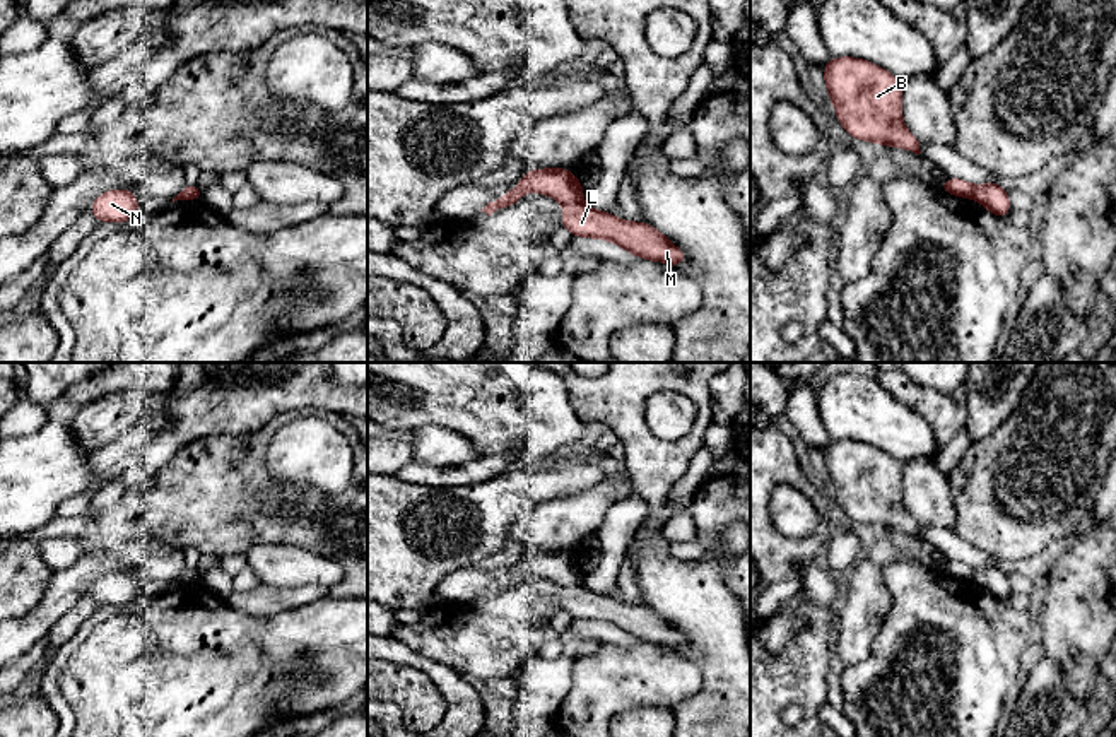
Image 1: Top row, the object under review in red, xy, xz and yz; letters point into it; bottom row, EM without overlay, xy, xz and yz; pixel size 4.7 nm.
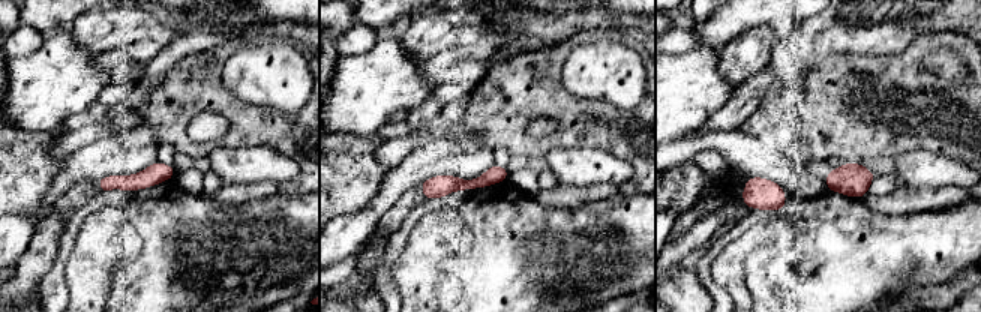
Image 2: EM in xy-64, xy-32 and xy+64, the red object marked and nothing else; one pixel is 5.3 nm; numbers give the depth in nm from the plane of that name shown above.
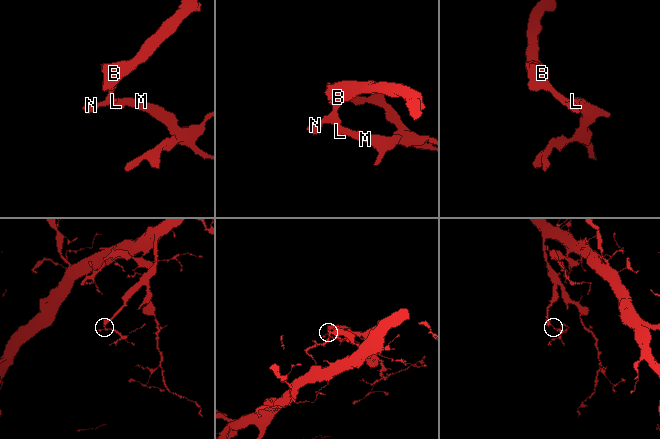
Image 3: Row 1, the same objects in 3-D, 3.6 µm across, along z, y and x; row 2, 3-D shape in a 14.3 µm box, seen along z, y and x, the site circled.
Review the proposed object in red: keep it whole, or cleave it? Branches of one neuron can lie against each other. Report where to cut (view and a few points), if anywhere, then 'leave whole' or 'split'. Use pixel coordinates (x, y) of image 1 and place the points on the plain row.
xz (580, 583), (564, 589) | split

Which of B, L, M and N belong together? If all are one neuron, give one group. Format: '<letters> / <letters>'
B N / L M

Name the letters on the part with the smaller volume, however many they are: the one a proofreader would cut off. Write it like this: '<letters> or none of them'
L, M

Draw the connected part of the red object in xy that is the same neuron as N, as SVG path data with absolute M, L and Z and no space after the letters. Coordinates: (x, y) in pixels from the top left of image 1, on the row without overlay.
M108 573L101 576L89 590L97 605L125 607L140 590L132 573Z

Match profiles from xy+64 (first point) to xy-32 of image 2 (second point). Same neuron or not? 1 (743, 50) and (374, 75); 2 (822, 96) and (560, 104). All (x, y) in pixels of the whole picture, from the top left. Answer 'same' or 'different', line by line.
1: different
2: same

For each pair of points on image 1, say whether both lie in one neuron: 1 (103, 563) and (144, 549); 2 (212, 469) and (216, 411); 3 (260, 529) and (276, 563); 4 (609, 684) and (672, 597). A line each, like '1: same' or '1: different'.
1: same
2: different
3: different
4: different

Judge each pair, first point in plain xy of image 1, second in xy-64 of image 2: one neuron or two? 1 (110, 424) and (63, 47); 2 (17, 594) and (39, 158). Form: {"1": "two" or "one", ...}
{"1": "two", "2": "one"}

